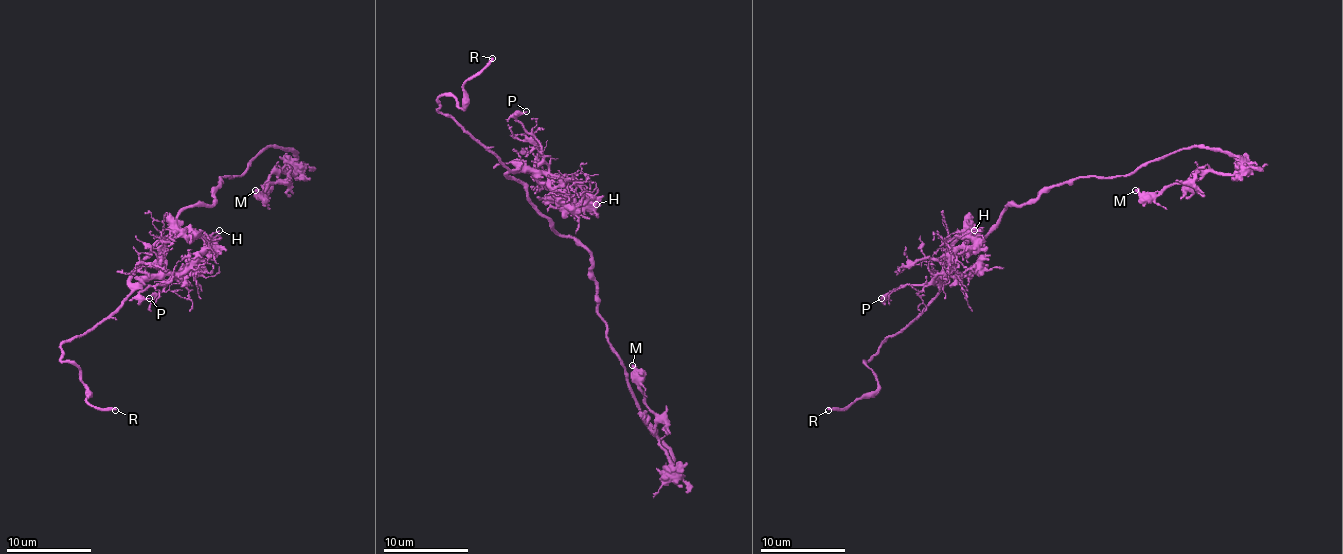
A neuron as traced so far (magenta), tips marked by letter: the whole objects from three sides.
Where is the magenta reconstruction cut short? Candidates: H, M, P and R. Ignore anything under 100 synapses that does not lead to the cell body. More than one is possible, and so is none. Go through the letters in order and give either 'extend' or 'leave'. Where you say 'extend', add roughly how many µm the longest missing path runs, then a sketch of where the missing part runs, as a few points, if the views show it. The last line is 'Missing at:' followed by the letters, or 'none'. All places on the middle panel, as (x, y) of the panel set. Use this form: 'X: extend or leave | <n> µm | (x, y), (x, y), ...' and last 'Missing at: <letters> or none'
H: leave
M: leave
P: leave
R: extend | 45 µm
Missing at: R

